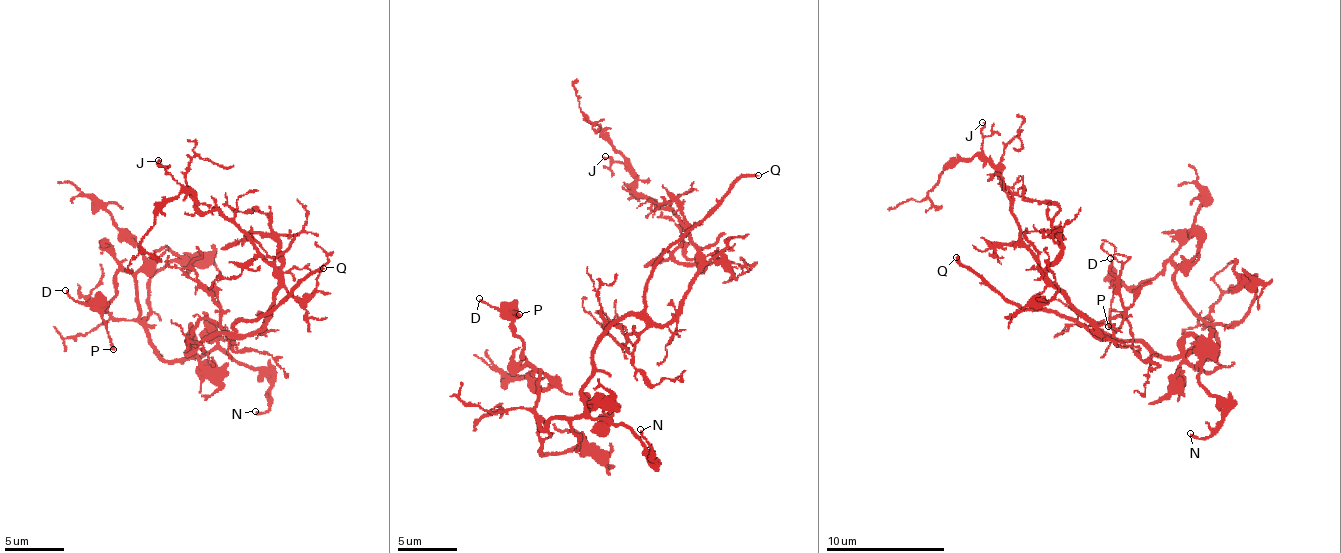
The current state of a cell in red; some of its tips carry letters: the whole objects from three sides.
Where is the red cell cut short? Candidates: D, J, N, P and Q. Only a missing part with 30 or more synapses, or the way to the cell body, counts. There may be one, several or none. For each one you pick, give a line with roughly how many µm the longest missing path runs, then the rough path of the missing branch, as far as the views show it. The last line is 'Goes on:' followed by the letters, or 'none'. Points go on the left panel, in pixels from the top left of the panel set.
Q: about 20 µm are missing
Goes on: Q

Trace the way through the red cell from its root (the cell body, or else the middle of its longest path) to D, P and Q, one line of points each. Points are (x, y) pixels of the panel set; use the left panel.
D: (229, 333), (163, 359), (127, 272), (117, 273), (104, 306), (65, 290)
P: (229, 333), (193, 341), (187, 357), (163, 359), (140, 320), (136, 280), (124, 271), (103, 308), (113, 349)
Q: (229, 333), (240, 320), (256, 321), (311, 273), (323, 268)

